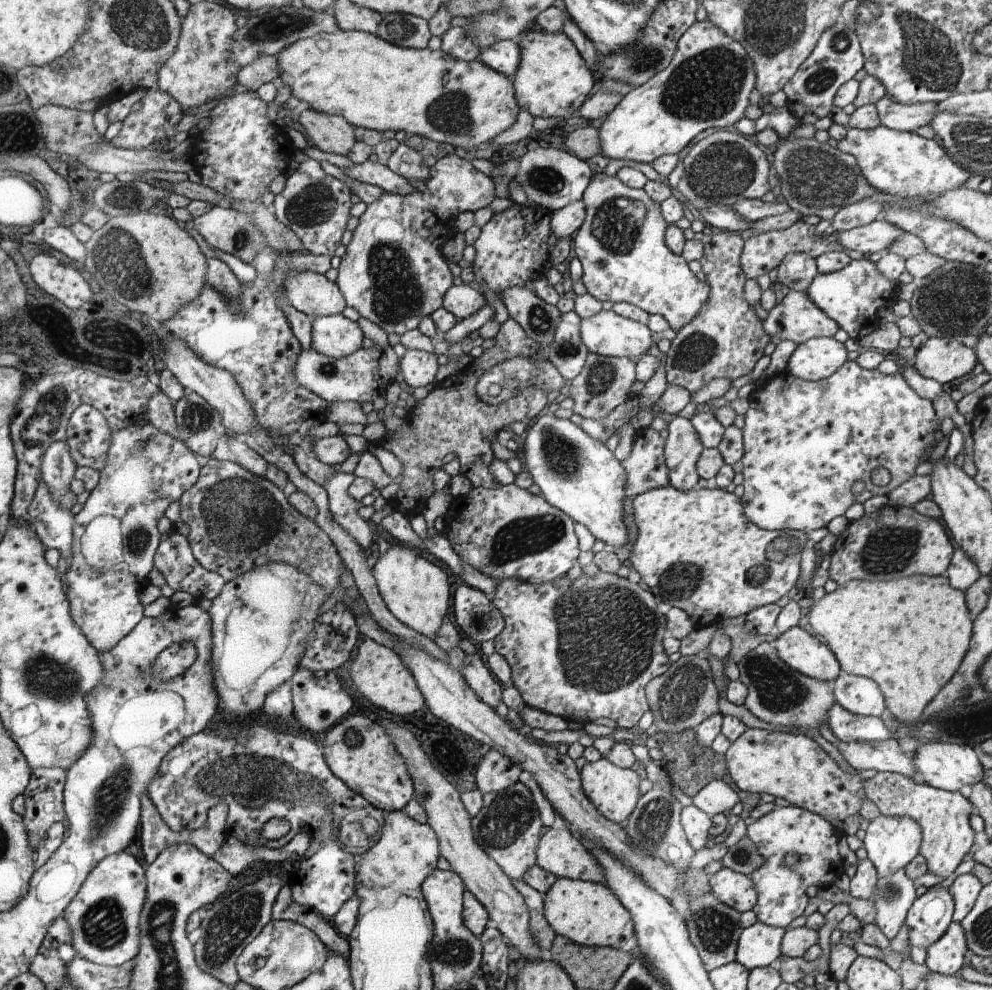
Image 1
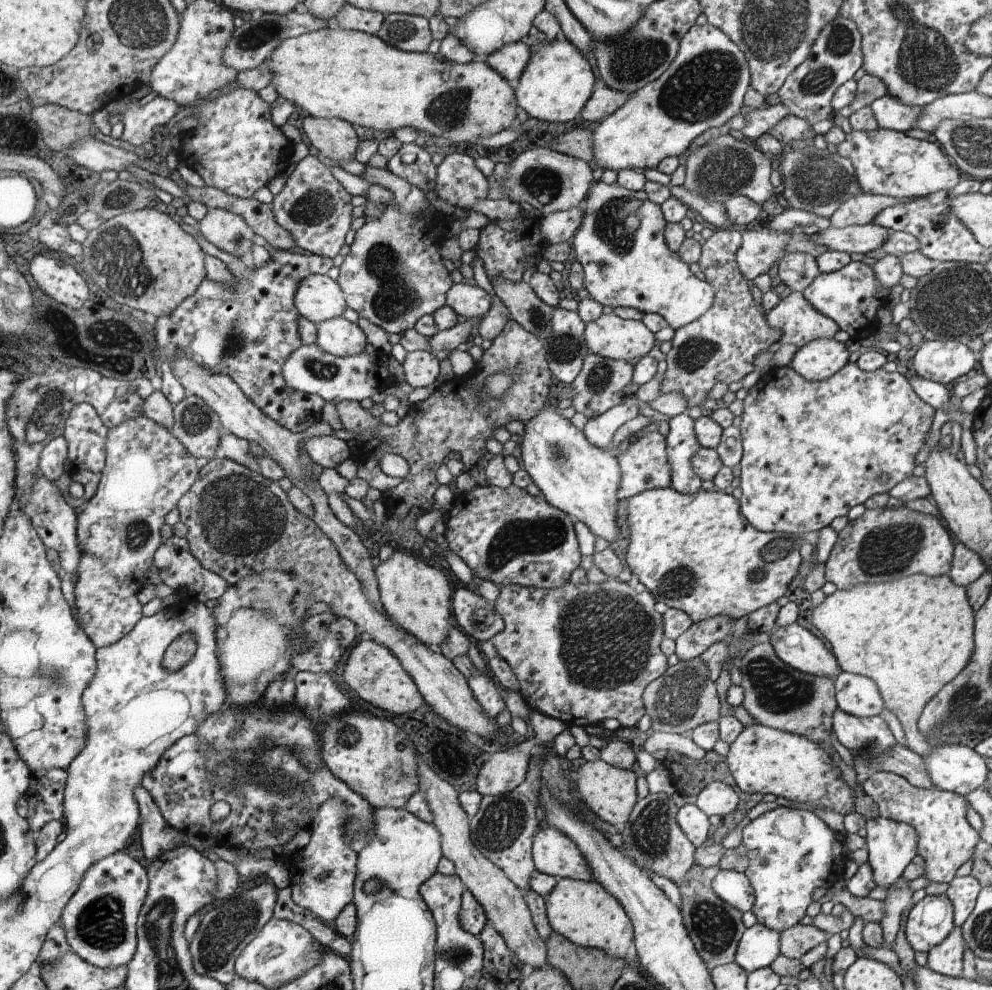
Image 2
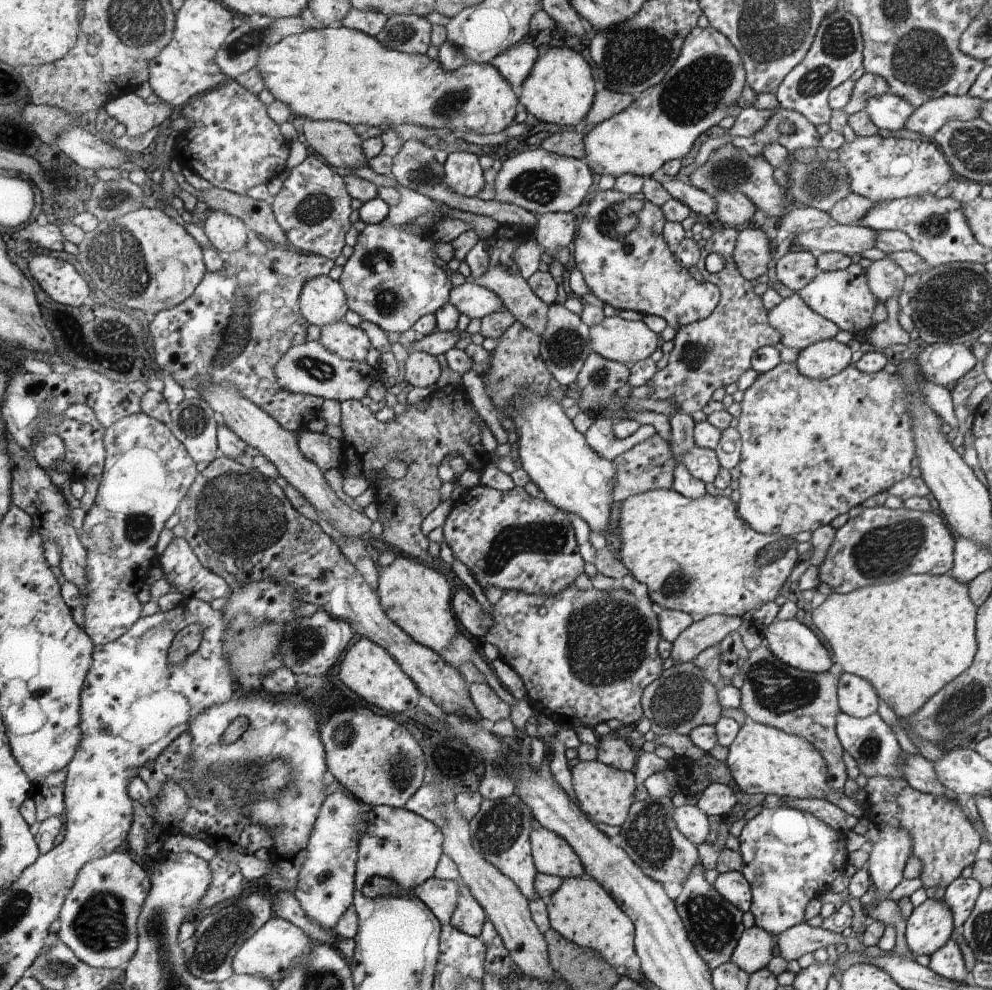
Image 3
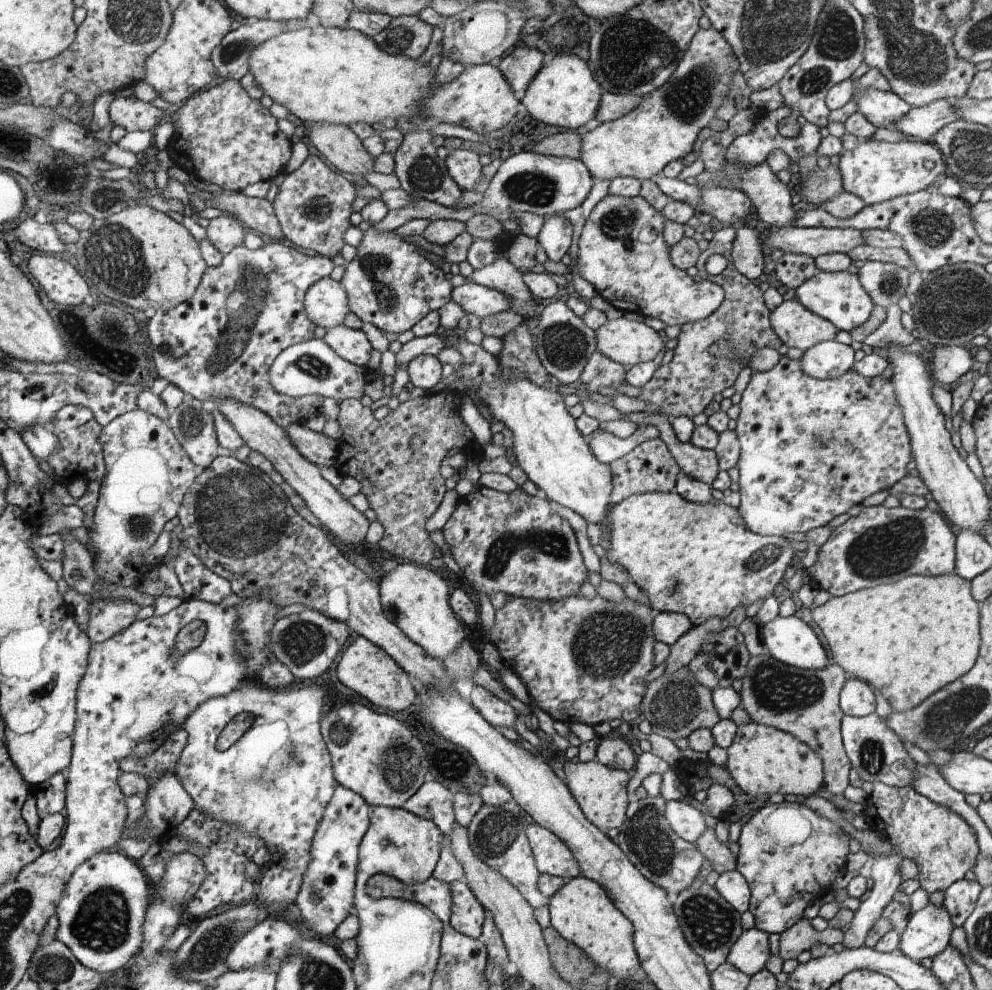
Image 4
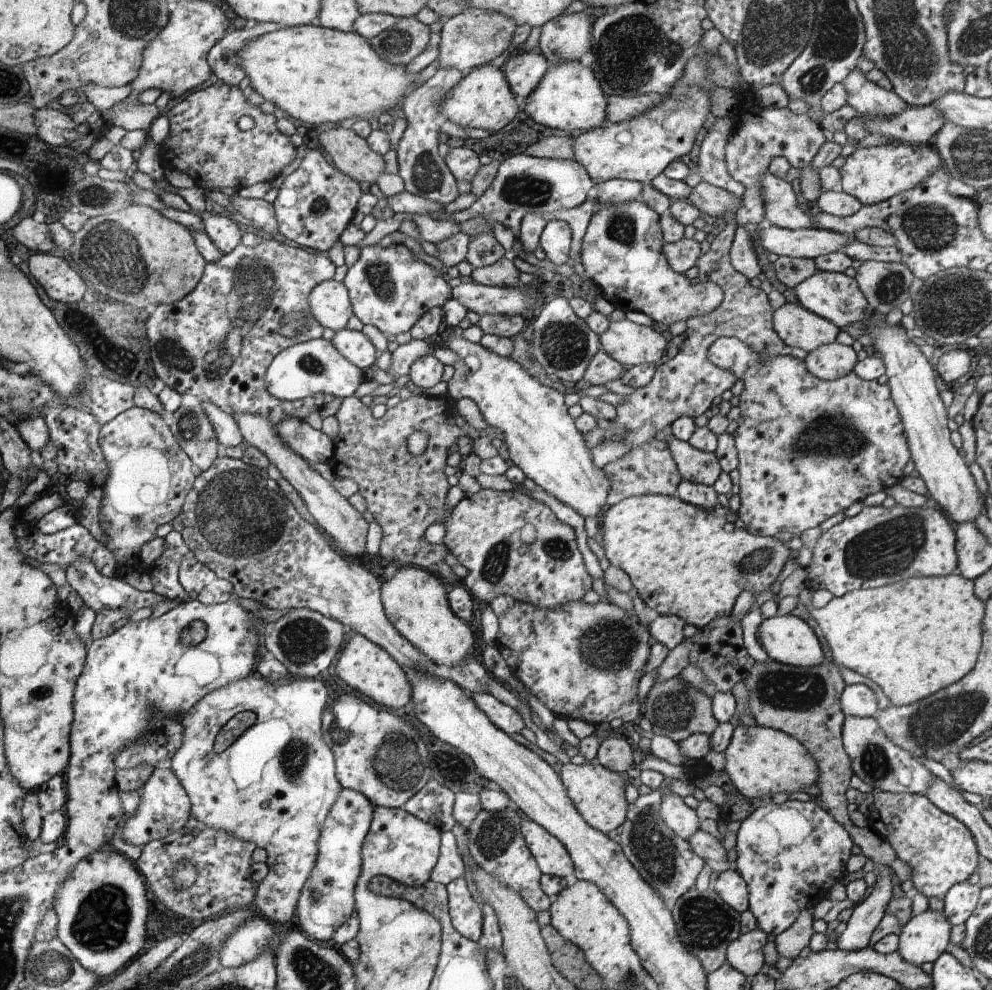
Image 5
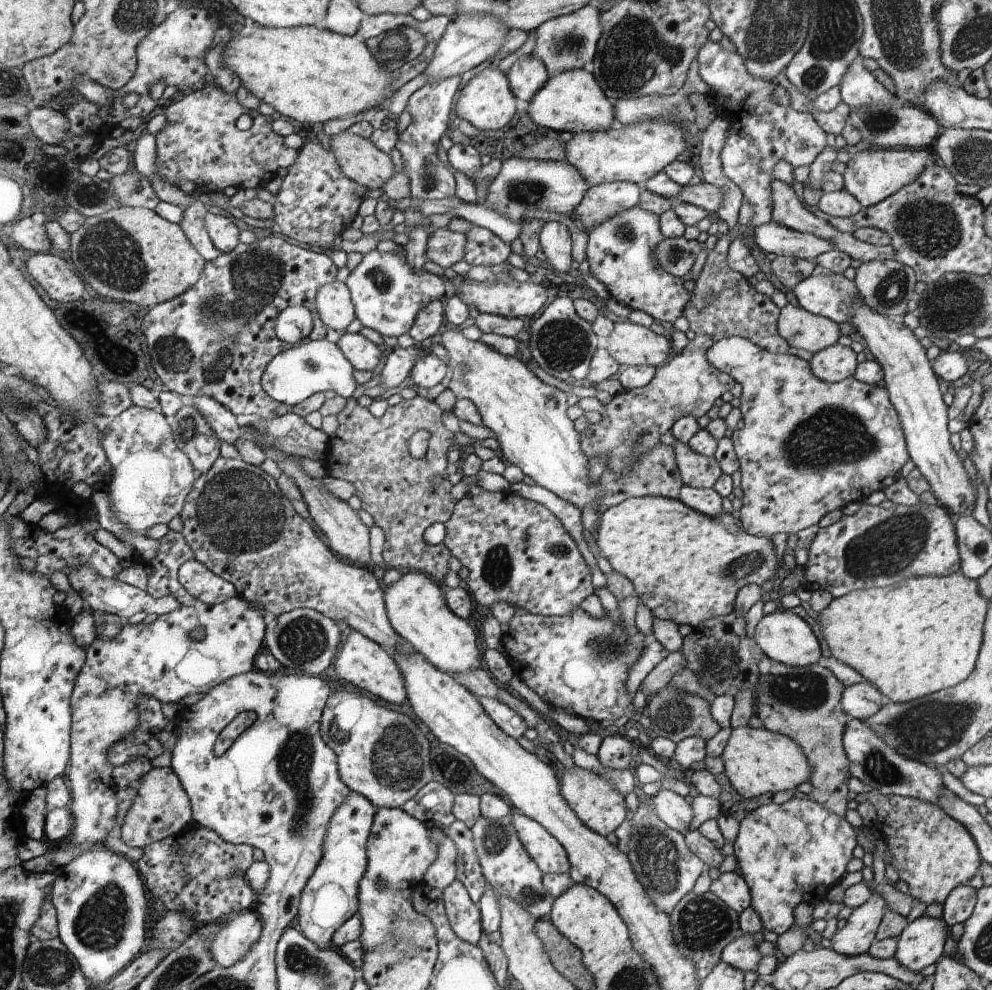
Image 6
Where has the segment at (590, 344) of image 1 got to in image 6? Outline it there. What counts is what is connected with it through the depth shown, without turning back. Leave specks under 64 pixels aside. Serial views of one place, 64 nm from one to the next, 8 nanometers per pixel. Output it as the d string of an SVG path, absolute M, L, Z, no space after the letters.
M633 322L614 323L612 334L603 342L612 355L624 366L652 366L666 364L672 344L664 335L654 334L646 326Z

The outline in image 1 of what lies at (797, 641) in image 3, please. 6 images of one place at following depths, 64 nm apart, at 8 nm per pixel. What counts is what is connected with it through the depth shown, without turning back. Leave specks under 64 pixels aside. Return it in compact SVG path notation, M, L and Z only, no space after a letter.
M799 626L778 634L773 644L791 669L808 678L832 684L840 676L841 666L830 647Z

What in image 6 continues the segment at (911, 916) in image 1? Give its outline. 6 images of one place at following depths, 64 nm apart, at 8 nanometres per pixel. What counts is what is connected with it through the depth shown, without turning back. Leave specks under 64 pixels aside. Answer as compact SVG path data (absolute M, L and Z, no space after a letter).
M923 914L907 923L897 942L896 960L910 972L922 972L944 955L948 924Z

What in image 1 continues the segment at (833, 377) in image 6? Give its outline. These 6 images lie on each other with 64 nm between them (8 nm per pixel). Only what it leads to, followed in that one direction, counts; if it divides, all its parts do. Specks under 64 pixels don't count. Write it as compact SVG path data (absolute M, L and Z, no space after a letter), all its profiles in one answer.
M816 337L796 346L788 360L787 371L802 380L824 380L846 361L848 351L844 343L834 337Z

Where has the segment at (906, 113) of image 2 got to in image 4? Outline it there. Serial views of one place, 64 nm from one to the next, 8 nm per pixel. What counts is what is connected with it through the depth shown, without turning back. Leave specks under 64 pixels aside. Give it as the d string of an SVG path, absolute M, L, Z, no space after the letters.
M872 87L856 90L856 102L858 111L862 112L876 128L890 129L892 124L896 124L911 109L910 104L895 92L882 92Z

